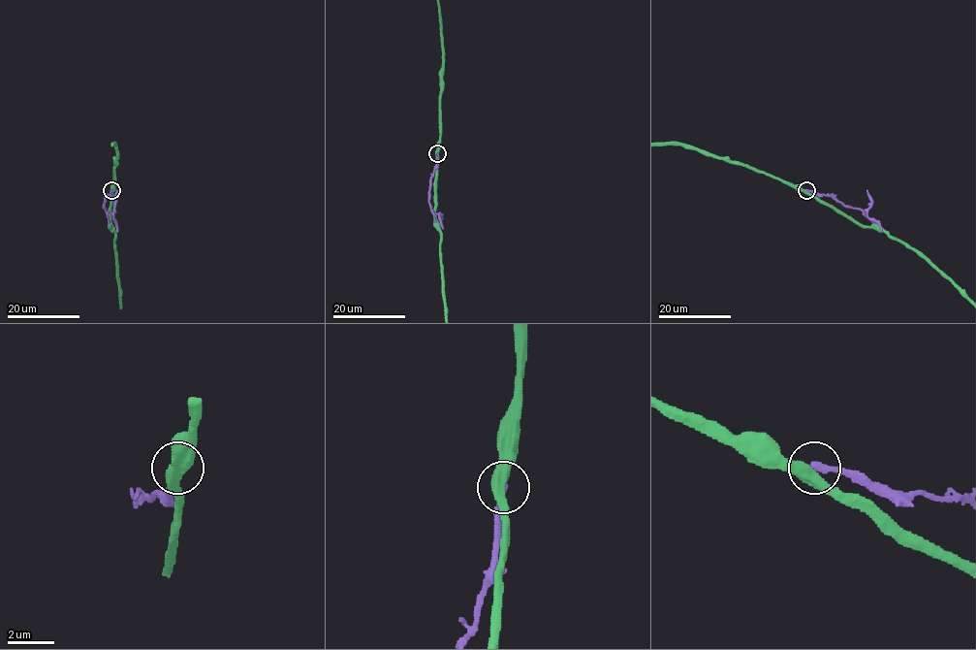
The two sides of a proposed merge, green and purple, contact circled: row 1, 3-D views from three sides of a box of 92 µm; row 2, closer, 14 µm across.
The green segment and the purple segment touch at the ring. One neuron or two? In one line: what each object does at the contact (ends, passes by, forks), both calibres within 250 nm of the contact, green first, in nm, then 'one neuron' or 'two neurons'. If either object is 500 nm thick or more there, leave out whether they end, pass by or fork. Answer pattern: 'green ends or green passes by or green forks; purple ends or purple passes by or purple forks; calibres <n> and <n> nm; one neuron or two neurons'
green passes by; purple ends; calibres 480 and 280 nm; two neurons

